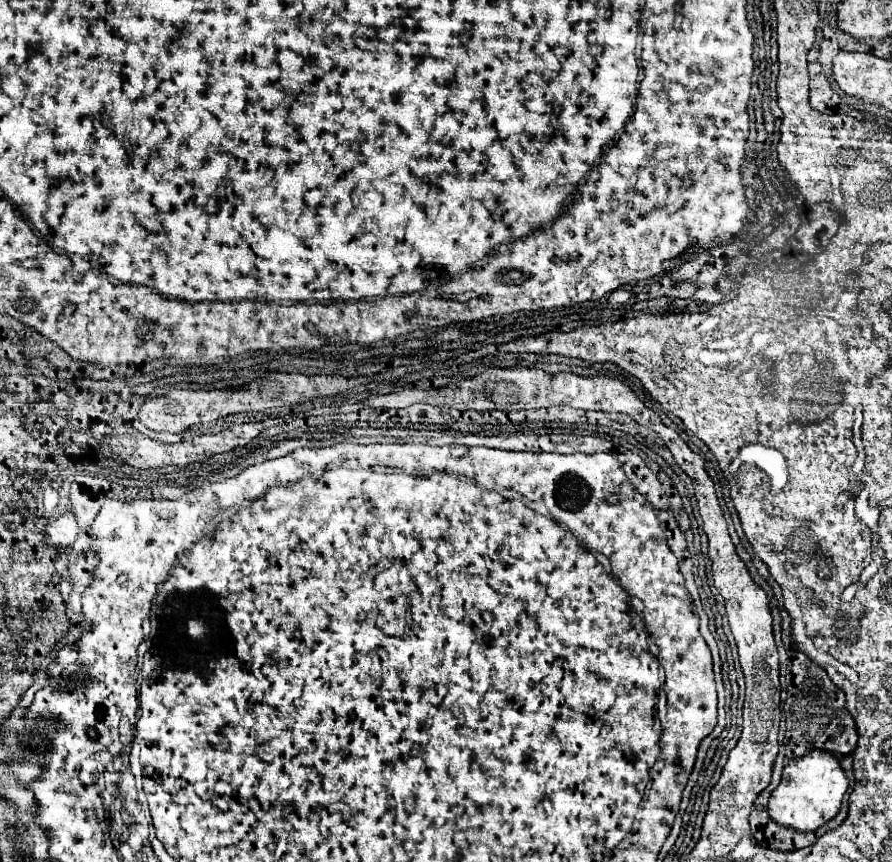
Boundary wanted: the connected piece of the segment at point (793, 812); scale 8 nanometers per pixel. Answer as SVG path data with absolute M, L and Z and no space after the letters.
M814 749L806 757L794 759L784 767L782 781L768 801L768 813L770 819L782 827L794 831L816 831L838 815L846 791L848 779L842 773L838 759L834 759L832 753L820 753Z

